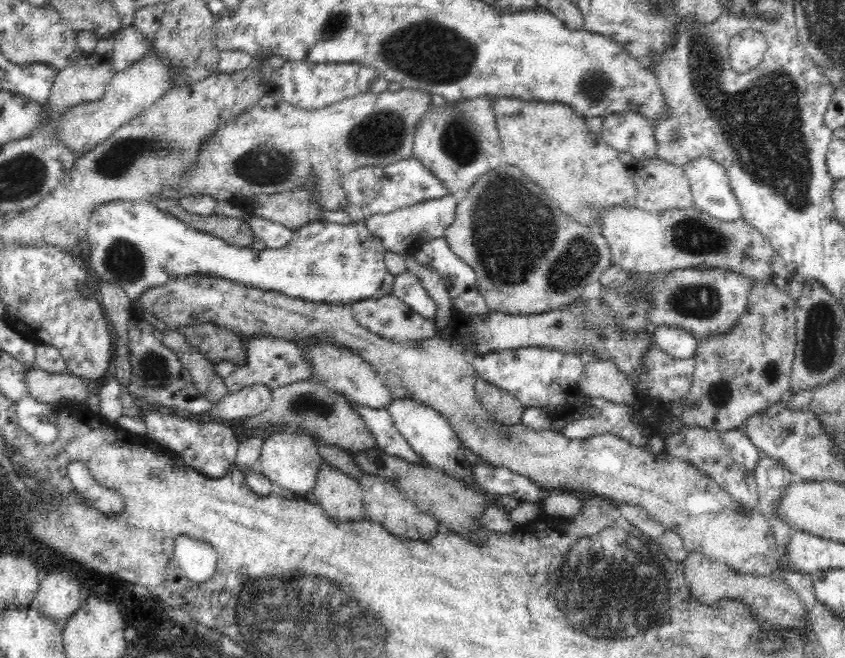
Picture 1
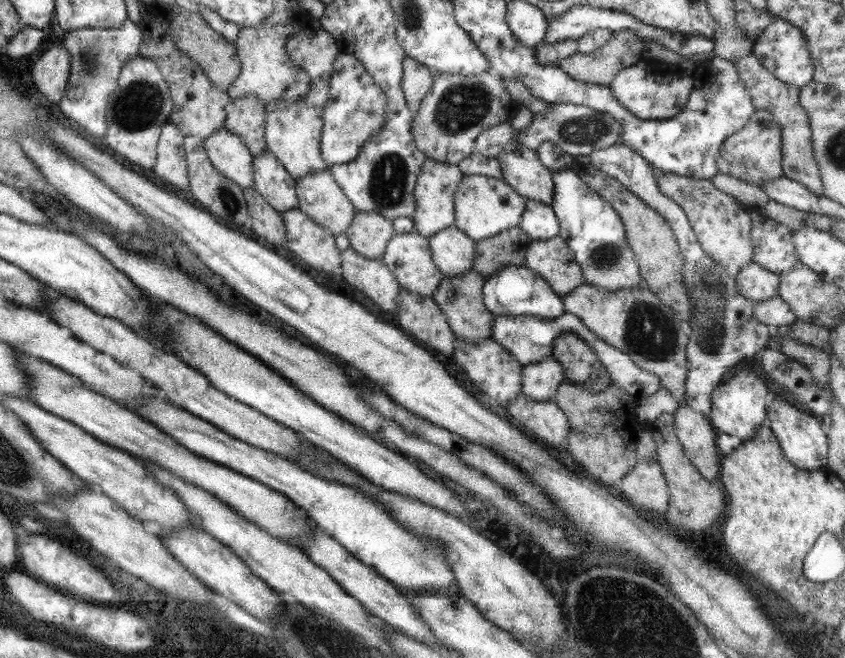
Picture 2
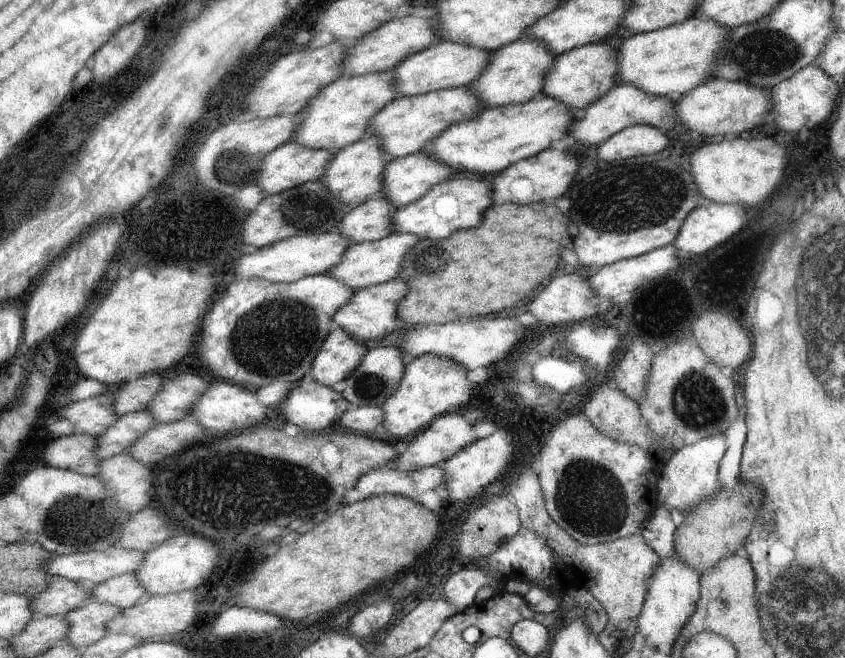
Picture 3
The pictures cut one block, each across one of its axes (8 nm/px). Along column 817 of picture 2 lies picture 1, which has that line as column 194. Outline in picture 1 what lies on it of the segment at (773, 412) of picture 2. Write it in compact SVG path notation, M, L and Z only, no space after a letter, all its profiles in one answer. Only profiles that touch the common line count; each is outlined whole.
M158 410L146 416L147 435L154 442L176 452L180 460L210 478L222 478L234 468L238 441L230 427L220 422L198 421L193 416L180 416Z

